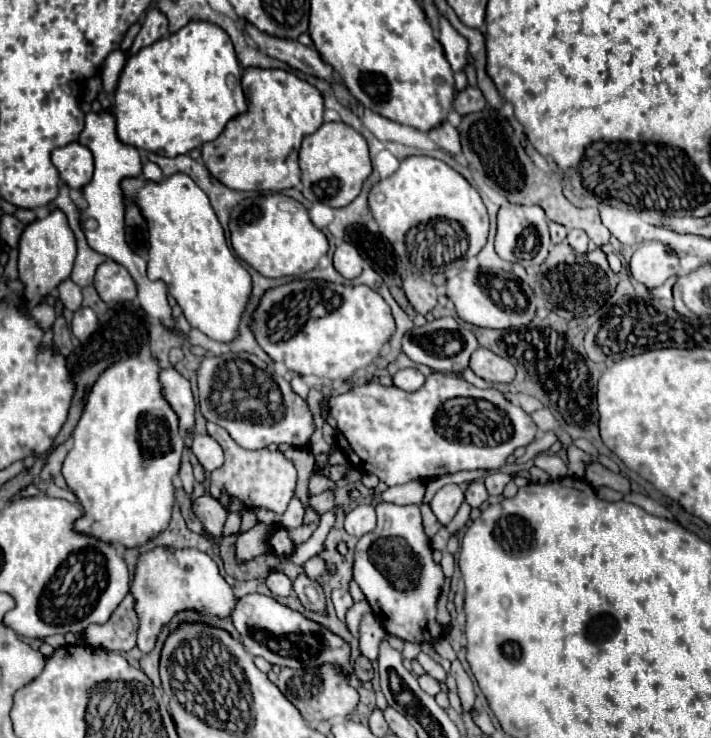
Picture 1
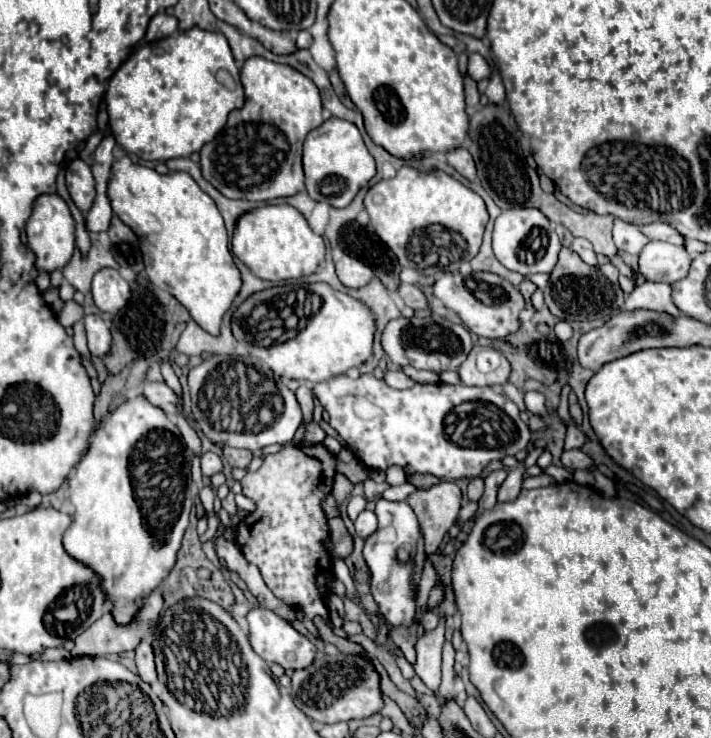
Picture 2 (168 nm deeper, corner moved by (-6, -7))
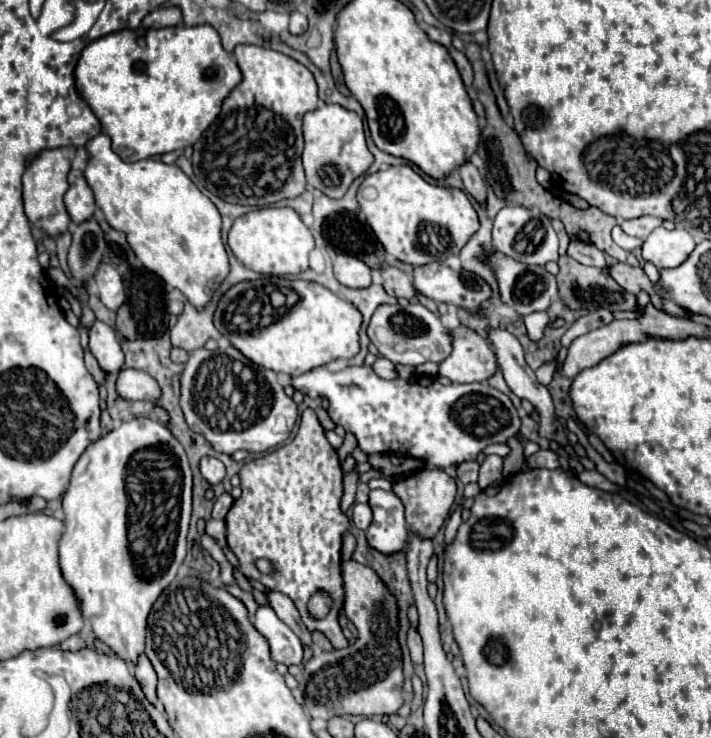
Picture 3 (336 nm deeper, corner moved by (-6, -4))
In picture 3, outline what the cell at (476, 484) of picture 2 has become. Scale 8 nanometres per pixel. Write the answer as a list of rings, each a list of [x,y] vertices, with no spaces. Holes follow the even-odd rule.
[[[463,462],[463,464],[457,466],[457,476],[463,484],[477,482],[477,474],[479,474],[479,464],[477,462]]]

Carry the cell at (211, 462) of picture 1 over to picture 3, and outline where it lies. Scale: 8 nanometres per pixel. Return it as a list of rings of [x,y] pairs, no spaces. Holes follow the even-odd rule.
[[[205,456],[201,460],[201,474],[209,484],[217,484],[223,480],[225,476],[225,466],[221,460],[217,460],[215,456]]]

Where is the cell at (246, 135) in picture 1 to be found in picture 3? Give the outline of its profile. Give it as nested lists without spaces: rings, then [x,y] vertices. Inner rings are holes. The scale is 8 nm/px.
[[[241,44],[235,48],[237,64],[243,72],[243,82],[235,86],[229,98],[223,102],[221,114],[205,130],[205,134],[193,146],[193,170],[197,180],[215,196],[221,196],[225,202],[249,204],[249,206],[269,206],[283,198],[295,198],[305,192],[305,174],[301,166],[303,150],[303,132],[301,122],[305,112],[311,112],[319,104],[317,84],[313,74],[293,58],[275,52],[263,46]]]

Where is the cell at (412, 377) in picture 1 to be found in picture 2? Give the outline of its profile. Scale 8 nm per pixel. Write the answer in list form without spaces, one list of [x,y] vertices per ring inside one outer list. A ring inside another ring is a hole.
[[[391,369],[391,371],[385,371],[385,383],[389,387],[395,387],[395,389],[409,389],[415,385],[415,381],[411,381],[401,369]]]

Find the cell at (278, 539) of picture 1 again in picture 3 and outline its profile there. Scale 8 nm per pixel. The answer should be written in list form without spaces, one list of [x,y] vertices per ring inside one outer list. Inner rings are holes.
[[[307,408],[301,414],[301,426],[293,442],[269,452],[263,458],[247,462],[239,470],[241,478],[241,498],[235,500],[233,508],[229,510],[225,522],[227,522],[227,544],[233,550],[233,554],[241,562],[241,570],[245,576],[261,582],[263,586],[271,590],[279,590],[287,594],[299,614],[303,624],[309,628],[309,632],[323,632],[333,648],[345,648],[349,642],[341,632],[341,626],[337,622],[337,614],[343,608],[343,580],[341,580],[341,536],[349,530],[349,520],[339,508],[339,500],[343,494],[343,470],[339,464],[339,456],[335,448],[327,442],[325,432],[311,408]],[[257,558],[265,558],[273,564],[271,574],[259,574],[257,568],[253,568]],[[315,592],[327,592],[333,598],[333,610],[329,610],[329,616],[323,620],[311,620],[307,614],[307,602]]]

